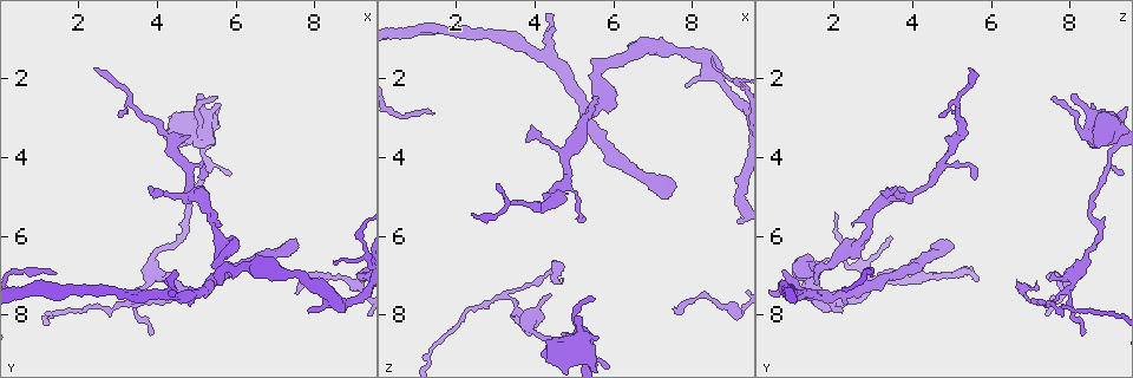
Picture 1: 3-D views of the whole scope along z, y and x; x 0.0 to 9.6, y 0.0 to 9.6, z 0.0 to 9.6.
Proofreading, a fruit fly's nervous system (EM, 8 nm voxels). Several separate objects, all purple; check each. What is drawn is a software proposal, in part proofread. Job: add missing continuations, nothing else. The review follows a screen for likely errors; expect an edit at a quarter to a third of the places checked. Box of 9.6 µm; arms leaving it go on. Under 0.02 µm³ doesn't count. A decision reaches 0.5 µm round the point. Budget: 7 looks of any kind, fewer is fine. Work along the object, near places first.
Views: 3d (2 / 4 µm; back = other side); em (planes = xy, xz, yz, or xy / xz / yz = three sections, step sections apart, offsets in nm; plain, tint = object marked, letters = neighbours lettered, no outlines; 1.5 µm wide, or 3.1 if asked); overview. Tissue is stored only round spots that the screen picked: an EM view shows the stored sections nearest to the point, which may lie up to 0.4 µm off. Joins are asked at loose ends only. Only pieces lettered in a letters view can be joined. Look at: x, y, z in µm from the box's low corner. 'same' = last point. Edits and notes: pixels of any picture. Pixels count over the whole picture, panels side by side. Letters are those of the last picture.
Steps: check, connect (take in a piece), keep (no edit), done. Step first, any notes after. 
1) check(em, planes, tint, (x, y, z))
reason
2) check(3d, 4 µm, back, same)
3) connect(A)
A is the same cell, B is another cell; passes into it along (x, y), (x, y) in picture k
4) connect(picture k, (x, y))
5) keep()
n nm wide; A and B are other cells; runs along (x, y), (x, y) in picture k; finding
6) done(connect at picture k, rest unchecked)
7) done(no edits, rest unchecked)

check(em, xy, step 8, tint, (5.45, 2.45, 7.55))
an open end

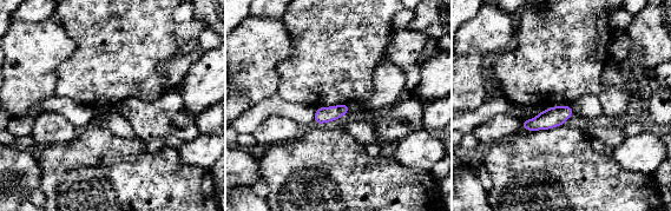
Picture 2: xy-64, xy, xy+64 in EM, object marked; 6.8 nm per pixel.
check(em, planes, letters, same)

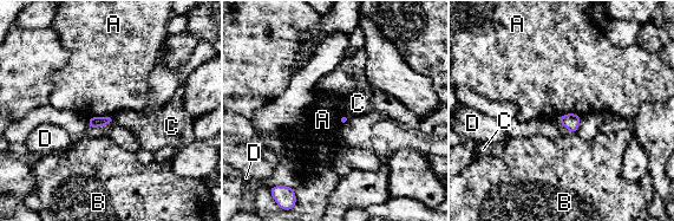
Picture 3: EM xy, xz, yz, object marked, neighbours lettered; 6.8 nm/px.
keep()
A, B, C and D are other cells; border along (111, 115), (89, 117) in picture 3; no lettered piece goes on from it

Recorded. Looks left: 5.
check(3d, 2 µm, (3.80, 4.85, 3.60))
tapers out

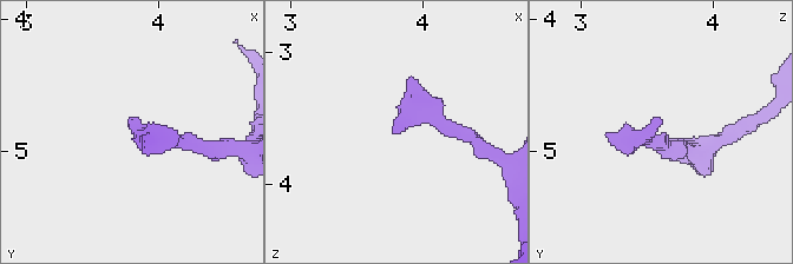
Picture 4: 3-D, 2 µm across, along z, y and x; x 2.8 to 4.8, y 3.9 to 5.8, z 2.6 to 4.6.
check(em, xz, step 4, letters, (3.76, 4.80, 3.62))

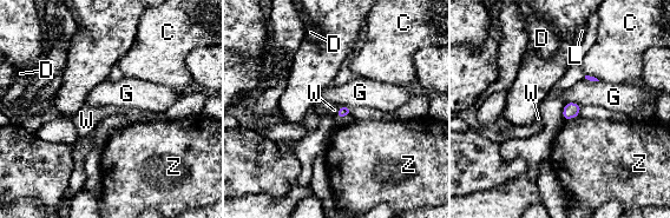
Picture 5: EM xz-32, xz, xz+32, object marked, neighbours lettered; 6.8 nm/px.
keep()
C, D, G, L, W and Z are other cells; none of them fits

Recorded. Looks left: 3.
check(em, xy, step 8, letters, (4.35, 7.15, 7.45))
an open end

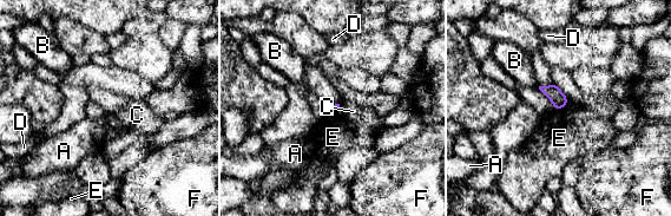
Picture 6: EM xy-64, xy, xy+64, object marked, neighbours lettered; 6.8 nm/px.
check(em, planes, letters, same)
cut it another way

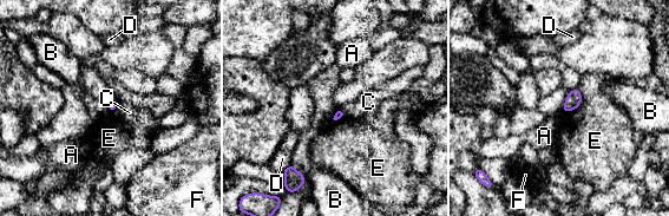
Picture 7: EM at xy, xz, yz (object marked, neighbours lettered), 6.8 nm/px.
keep()
A, B, C, D, E and F are other cells; border along (579, 87), (581, 103), (565, 112) in picture 7; no lettered piece goes on from it

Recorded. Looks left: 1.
done(no edits, rest unchecked)

